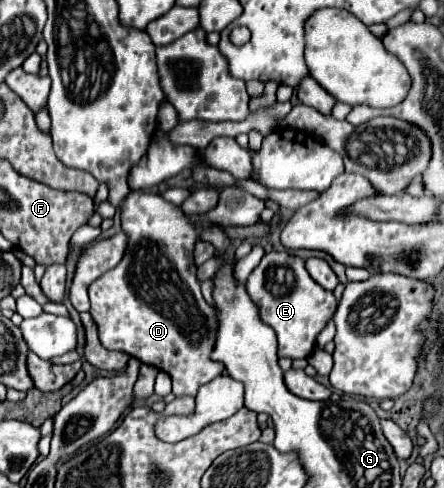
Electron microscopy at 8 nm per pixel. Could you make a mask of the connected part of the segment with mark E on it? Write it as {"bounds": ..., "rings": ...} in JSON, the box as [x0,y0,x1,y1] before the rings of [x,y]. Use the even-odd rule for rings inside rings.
{"bounds":[245,251,337,359],"rings":[[[285,251],[267,253],[249,275],[245,287],[253,303],[257,303],[259,307],[261,321],[267,323],[277,335],[279,357],[289,357],[289,359],[309,357],[311,351],[315,349],[317,335],[333,317],[337,301],[331,291],[321,291],[321,287],[313,283],[311,275],[307,275],[303,259],[293,257]]]}

